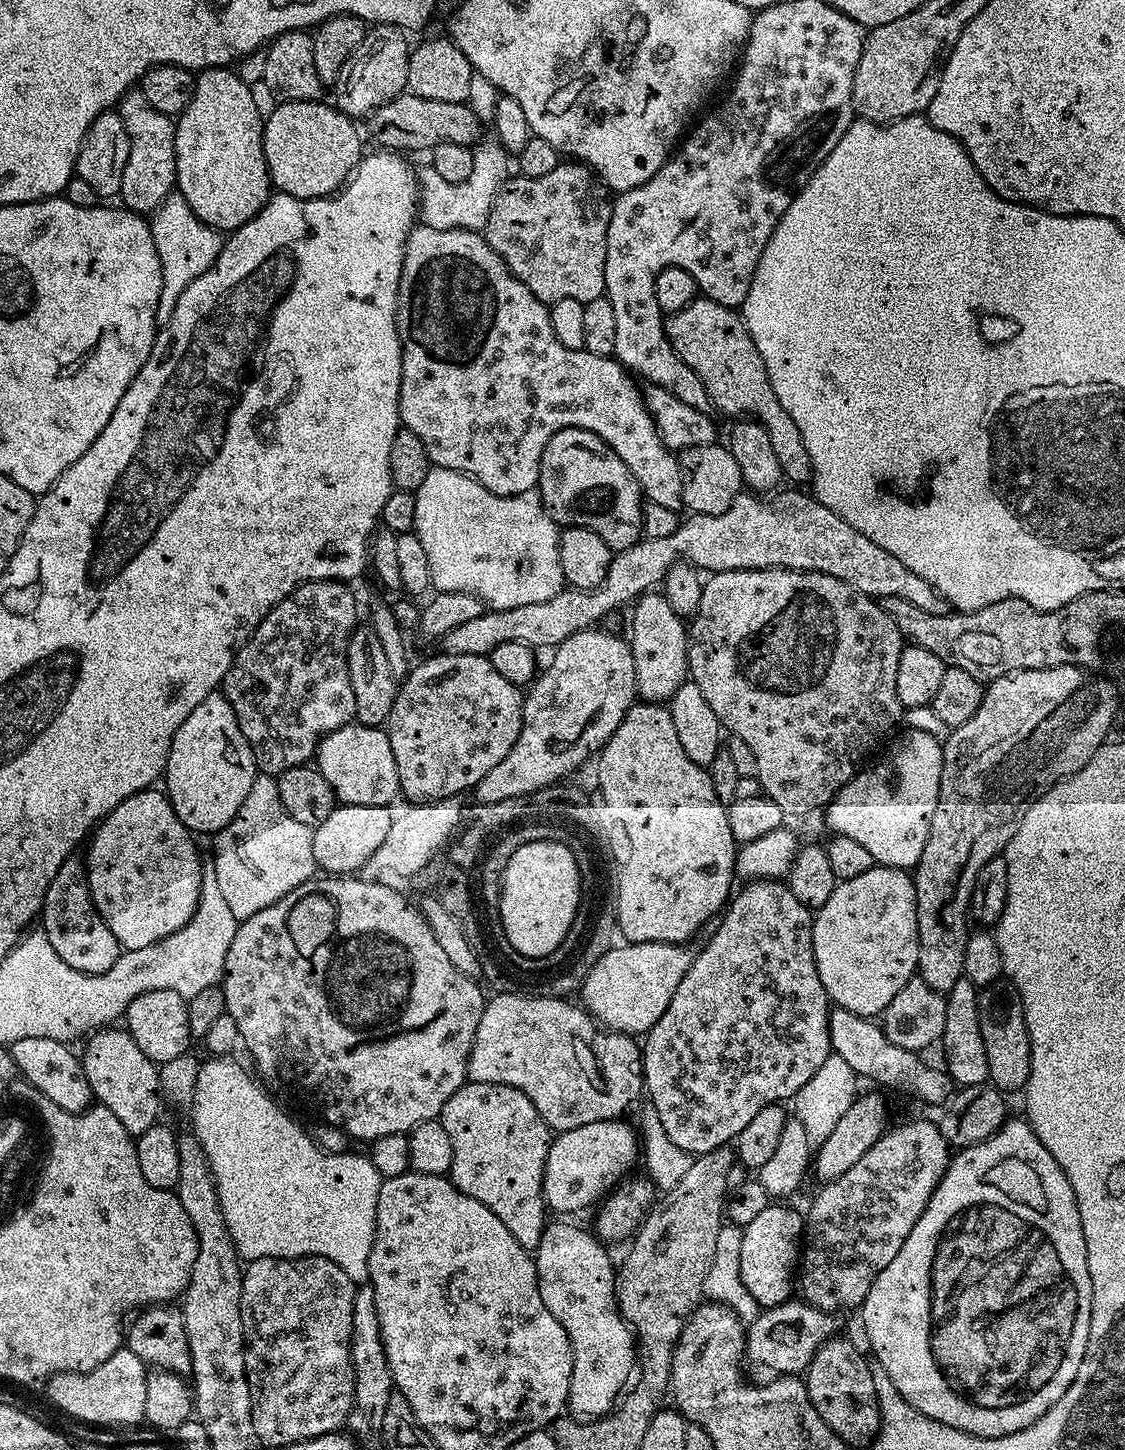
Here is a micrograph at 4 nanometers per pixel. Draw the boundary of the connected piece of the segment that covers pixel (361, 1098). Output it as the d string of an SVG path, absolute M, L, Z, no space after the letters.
M313 878L306 881L302 886L290 890L290 894L286 894L286 898L278 898L278 902L274 902L274 906L266 906L266 910L258 910L258 914L254 914L250 918L237 923L234 942L230 942L230 954L226 954L222 987L224 989L224 997L226 998L224 1010L230 1014L230 1018L234 1018L234 1022L238 1022L238 1034L243 1047L245 1049L248 1047L248 1052L252 1055L252 1060L256 1063L257 1070L268 1080L296 1080L297 1086L302 1091L309 1092L316 1099L316 1104L320 1107L321 1114L324 1115L322 1120L325 1125L340 1128L353 1141L365 1140L365 1142L371 1142L382 1138L386 1134L411 1133L412 1129L424 1120L437 1119L442 1106L446 1106L446 1102L450 1102L452 1095L468 1080L468 1051L472 1048L472 1039L478 1030L478 1022L482 1018L482 1010L486 1003L486 996L480 993L480 988L476 983L477 981L473 977L464 976L453 966L450 958L446 958L446 953L442 950L442 946L438 946L438 938L434 938L434 930L428 925L428 917L420 911L415 903L411 904L398 889L391 888L388 882L367 878Z

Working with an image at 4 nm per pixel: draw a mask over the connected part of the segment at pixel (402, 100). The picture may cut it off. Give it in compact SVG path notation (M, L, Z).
M405 94L386 102L367 117L368 132L384 150L399 150L401 153L424 152L437 148L442 142L475 145L481 139L482 121L467 103L434 102L421 96Z

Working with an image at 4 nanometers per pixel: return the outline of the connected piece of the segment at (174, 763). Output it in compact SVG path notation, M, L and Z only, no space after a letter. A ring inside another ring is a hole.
M223 691L211 692L178 726L168 755L166 795L177 818L193 834L221 832L238 814L238 806L242 806L257 775L256 760L238 726L238 718L234 718L234 706L230 706Z

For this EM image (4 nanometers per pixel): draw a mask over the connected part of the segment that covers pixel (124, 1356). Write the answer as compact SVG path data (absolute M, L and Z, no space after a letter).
M121 1346L106 1362L102 1362L89 1372L60 1372L46 1382L48 1396L60 1412L81 1420L84 1424L109 1424L116 1428L119 1424L136 1424L144 1420L146 1414L146 1382L149 1369L126 1346Z

